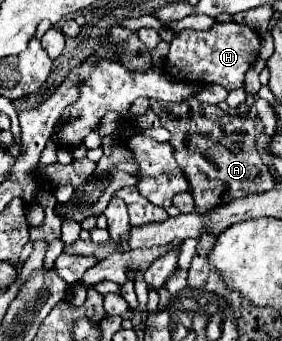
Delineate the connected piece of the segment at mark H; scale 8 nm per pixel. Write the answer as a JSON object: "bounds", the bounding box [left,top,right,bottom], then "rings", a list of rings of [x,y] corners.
{"bounds":[163,21,261,91],"rings":[[[235,21],[217,23],[209,31],[185,29],[177,33],[177,37],[171,41],[163,70],[173,75],[175,79],[181,79],[187,83],[197,83],[197,85],[217,83],[227,91],[231,91],[231,89],[243,87],[245,71],[255,63],[255,59],[259,57],[259,51],[261,51],[259,33]]]}

